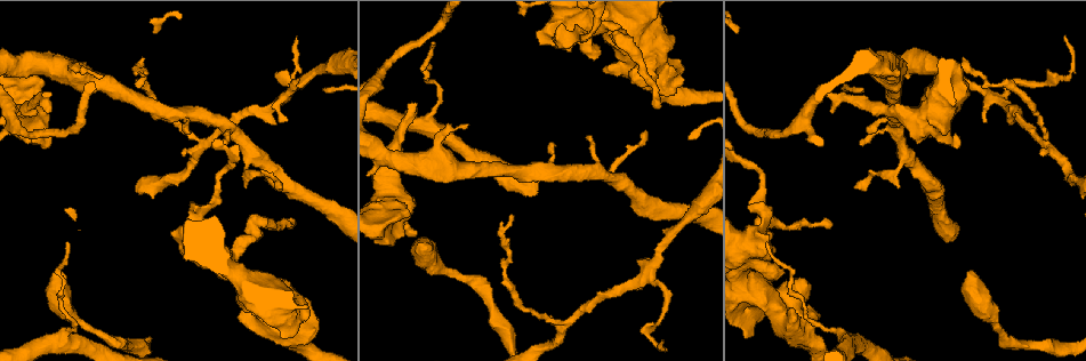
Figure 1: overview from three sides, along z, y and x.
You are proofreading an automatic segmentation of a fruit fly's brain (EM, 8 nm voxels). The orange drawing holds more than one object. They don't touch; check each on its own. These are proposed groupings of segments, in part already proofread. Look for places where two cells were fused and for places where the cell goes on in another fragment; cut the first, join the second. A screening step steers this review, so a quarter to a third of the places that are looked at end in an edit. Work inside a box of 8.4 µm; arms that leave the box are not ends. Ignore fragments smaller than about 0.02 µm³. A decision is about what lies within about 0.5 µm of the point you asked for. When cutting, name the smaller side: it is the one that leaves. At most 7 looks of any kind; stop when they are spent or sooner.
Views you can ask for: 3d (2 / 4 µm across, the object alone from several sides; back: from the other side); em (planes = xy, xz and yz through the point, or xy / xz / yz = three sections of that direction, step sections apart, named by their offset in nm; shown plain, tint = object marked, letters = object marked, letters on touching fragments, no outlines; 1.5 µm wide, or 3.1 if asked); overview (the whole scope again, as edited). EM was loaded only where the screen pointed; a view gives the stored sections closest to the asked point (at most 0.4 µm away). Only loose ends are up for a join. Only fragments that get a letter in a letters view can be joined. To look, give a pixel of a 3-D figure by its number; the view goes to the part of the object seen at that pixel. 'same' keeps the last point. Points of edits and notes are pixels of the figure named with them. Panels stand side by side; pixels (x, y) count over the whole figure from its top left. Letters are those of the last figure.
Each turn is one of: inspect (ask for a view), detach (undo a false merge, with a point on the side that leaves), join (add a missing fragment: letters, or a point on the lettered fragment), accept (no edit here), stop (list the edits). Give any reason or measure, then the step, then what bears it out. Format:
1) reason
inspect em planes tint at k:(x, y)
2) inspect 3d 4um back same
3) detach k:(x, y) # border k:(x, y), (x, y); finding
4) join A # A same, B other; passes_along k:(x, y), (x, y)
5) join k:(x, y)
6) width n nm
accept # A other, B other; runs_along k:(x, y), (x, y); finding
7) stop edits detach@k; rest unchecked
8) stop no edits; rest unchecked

branch stops here
inspect 3d 4um at 1:(54, 275)

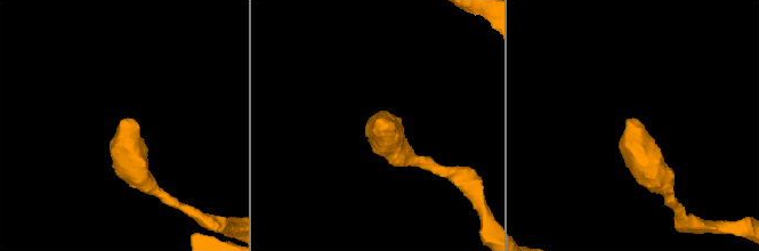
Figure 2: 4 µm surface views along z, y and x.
shape alone is not enough
inspect em xz step 8 letters at 2:(629, 121)

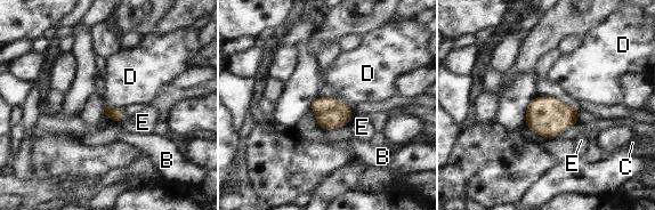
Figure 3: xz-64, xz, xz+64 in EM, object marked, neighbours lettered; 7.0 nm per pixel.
accept # B other, C other, D other, E other; border 3:(332, 96), (350, 105); no lettered fragment goes on from it

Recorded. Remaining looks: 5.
tapers out
inspect em planes letters at 1:(148, 72)

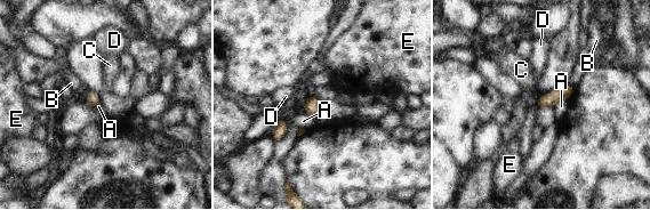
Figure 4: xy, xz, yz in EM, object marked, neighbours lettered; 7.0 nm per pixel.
accept # A other, B other, C other, D other, E other; runs_along 4:(571, 90), (562, 91), (539, 104); none of them fits

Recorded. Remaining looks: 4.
sharp bend
inspect em xy step 4 tint at 1:(1046, 145)

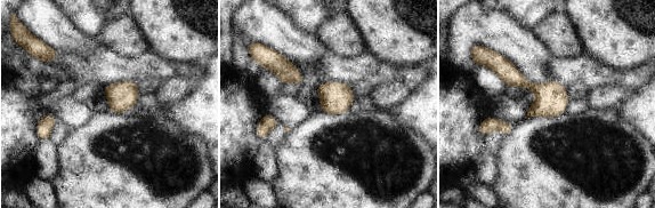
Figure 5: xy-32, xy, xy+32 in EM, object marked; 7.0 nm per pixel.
what lies round it
inspect em xy step 4 letters same

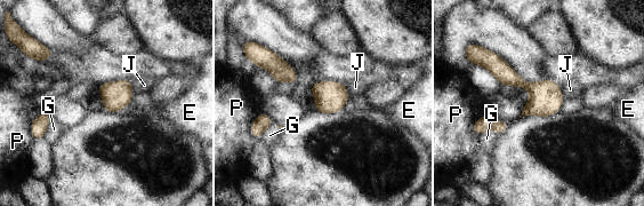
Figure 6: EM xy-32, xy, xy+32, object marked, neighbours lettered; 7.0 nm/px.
accept # E other, G other, J other, P other; border 6:(345, 84), (349, 97); continuous, no second cell

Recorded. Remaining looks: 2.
stop no edits; rest unchecked

